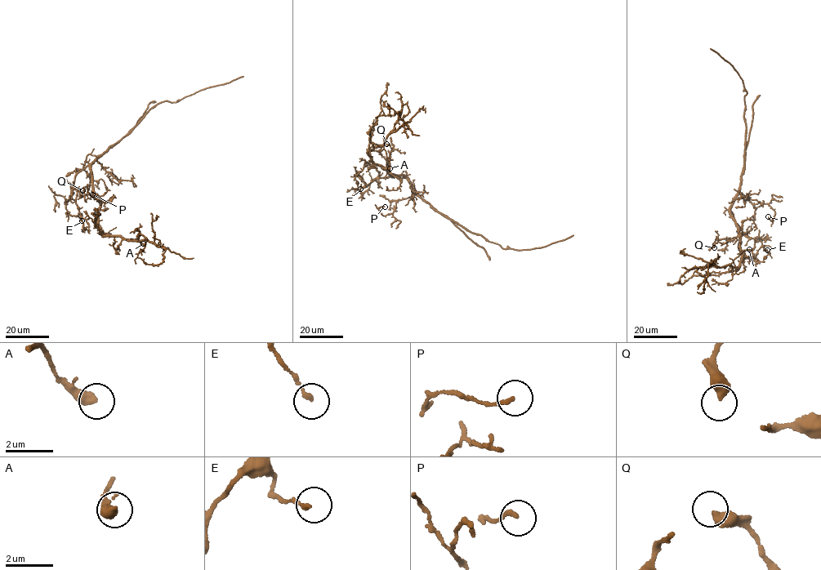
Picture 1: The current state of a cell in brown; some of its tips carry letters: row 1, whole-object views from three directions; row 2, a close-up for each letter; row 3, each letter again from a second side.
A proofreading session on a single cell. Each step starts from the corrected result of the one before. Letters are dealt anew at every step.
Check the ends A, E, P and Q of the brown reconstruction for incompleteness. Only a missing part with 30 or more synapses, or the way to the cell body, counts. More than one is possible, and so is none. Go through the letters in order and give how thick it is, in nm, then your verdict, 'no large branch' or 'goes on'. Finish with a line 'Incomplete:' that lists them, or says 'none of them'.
A: 440 nm | no large branch
E: 150 nm | no large branch
P: 150 nm | no large branch
Q: 440 nm | no large branch
Incomplete: none of them

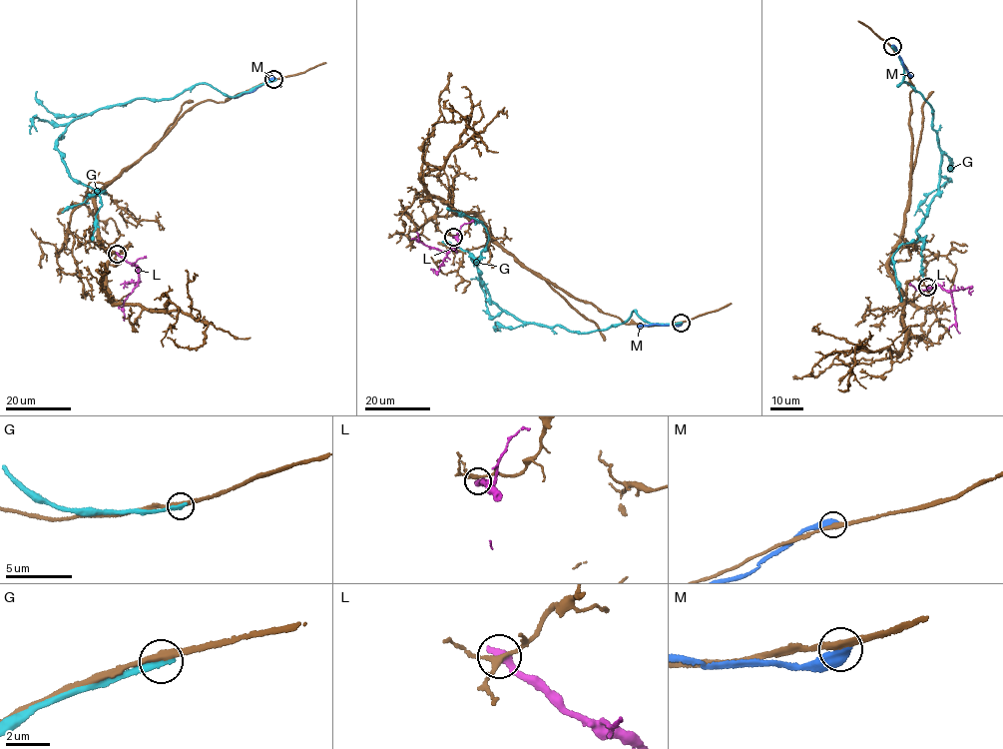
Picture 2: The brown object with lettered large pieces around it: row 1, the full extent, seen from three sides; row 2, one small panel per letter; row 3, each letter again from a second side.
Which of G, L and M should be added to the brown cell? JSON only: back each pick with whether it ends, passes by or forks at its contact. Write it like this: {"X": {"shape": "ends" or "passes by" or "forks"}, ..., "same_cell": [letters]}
{"same_cell": []}

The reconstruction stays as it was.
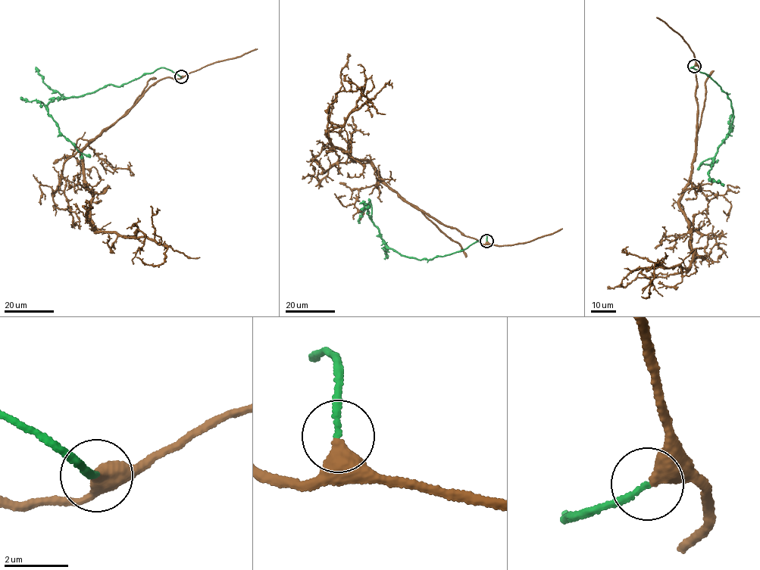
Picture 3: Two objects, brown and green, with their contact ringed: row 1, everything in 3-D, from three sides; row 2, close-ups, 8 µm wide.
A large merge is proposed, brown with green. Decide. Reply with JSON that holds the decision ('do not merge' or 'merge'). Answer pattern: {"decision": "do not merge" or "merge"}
{"decision": "merge"}

